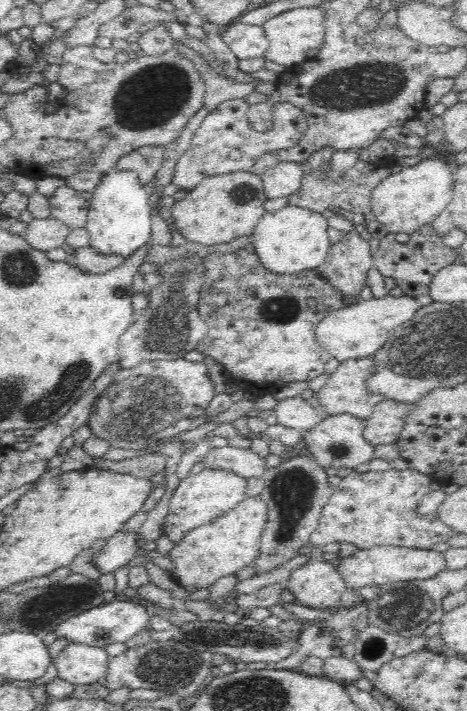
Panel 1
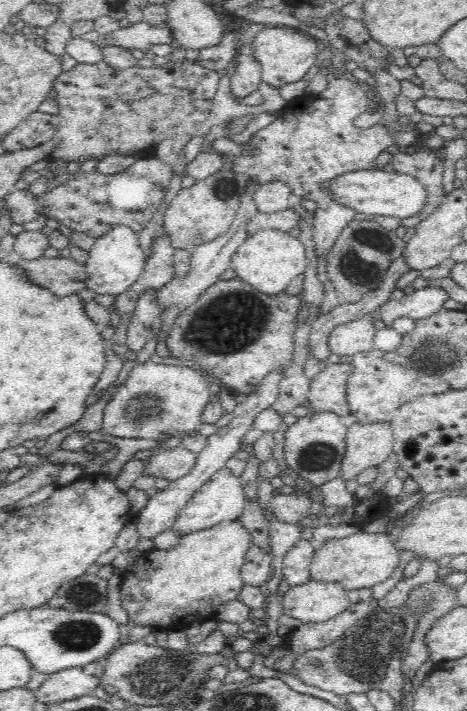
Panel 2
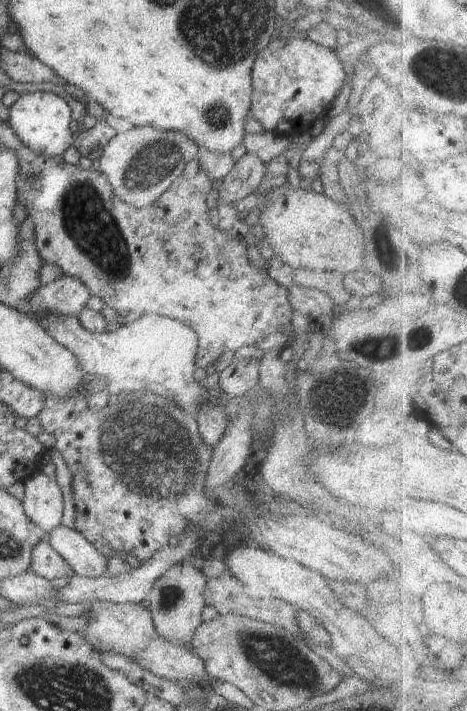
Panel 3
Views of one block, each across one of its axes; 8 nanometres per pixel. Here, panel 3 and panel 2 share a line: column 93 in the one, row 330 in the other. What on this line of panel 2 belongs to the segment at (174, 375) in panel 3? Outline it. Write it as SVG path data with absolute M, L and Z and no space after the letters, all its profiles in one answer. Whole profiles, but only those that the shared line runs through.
M366 314L358 320L337 326L329 334L329 347L332 354L351 356L359 352L370 352L374 349L372 338L378 327L384 326Z

